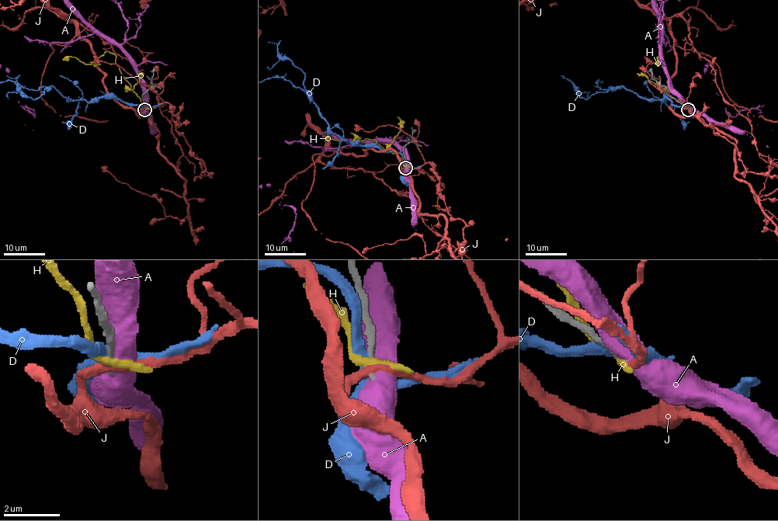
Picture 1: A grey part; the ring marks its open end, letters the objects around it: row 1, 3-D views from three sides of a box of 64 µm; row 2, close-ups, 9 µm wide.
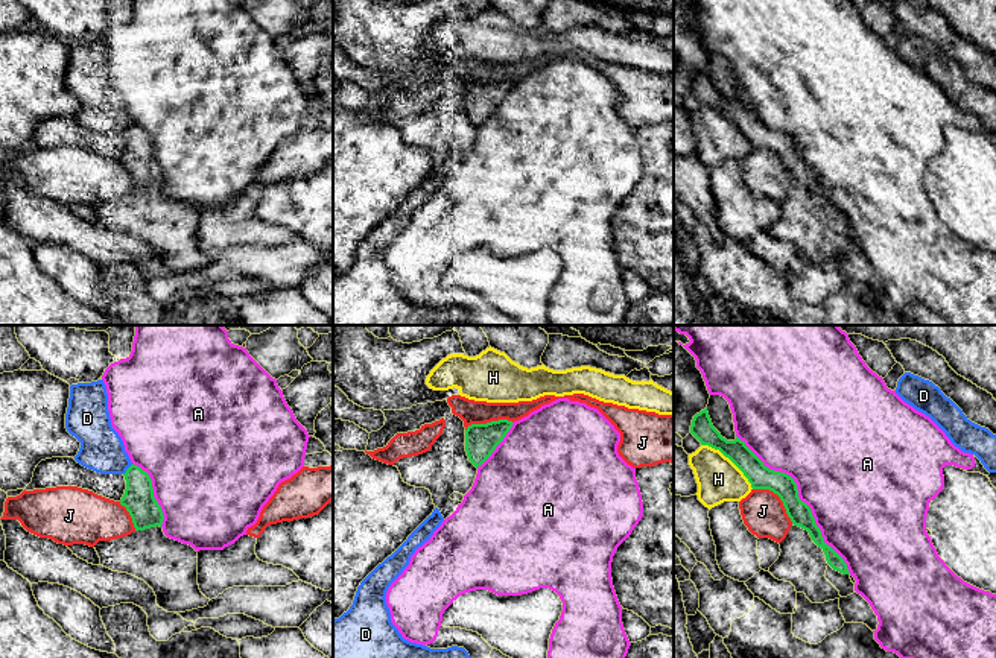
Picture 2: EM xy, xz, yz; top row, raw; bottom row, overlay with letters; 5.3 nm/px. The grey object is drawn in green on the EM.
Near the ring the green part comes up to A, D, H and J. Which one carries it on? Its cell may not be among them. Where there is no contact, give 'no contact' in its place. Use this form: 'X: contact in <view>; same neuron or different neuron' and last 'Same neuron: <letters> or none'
A: contact in yz; different neuron
D: contact in xy; different neuron
H: contact in yz; different neuron
J: contact in yz; different neuron
Same neuron: none

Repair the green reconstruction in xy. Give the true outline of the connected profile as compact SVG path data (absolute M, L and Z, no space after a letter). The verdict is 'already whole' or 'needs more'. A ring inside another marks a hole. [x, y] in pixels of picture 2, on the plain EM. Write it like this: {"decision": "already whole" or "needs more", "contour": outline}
{"decision": "needs more", "contour": "M131 125L123 134L126 149L120 164L129 172L135 190L123 198L99 201L94 208L100 225L144 240L167 272L186 272L208 264L198 245L198 211L163 191L163 170L154 157L146 131Z"}

